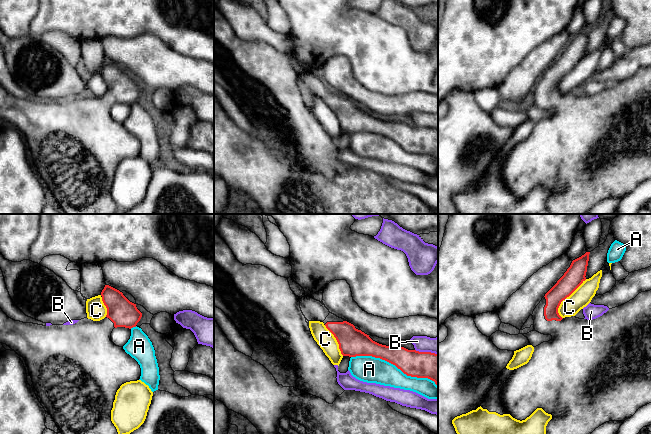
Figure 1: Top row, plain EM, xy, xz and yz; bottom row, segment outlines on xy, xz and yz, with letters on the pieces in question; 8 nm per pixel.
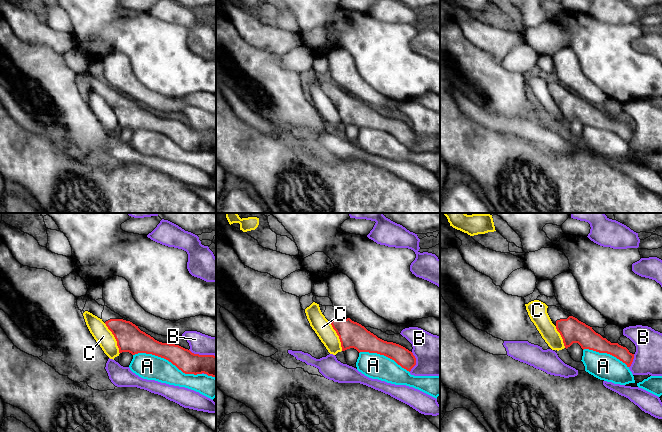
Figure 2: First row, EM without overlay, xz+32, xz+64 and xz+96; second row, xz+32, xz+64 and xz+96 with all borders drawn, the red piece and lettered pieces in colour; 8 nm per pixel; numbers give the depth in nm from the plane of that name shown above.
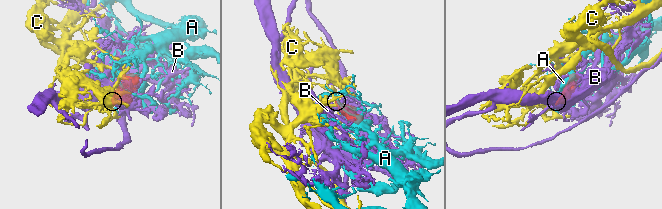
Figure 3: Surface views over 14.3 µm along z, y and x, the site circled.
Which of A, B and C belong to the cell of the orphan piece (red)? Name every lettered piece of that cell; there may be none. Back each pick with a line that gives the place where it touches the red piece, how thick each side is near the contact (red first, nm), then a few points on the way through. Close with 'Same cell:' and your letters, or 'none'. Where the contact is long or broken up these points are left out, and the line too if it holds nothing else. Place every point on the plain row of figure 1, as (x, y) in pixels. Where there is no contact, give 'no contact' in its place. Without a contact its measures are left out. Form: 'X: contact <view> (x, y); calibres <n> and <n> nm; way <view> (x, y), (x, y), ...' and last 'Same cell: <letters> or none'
Same cell: none

